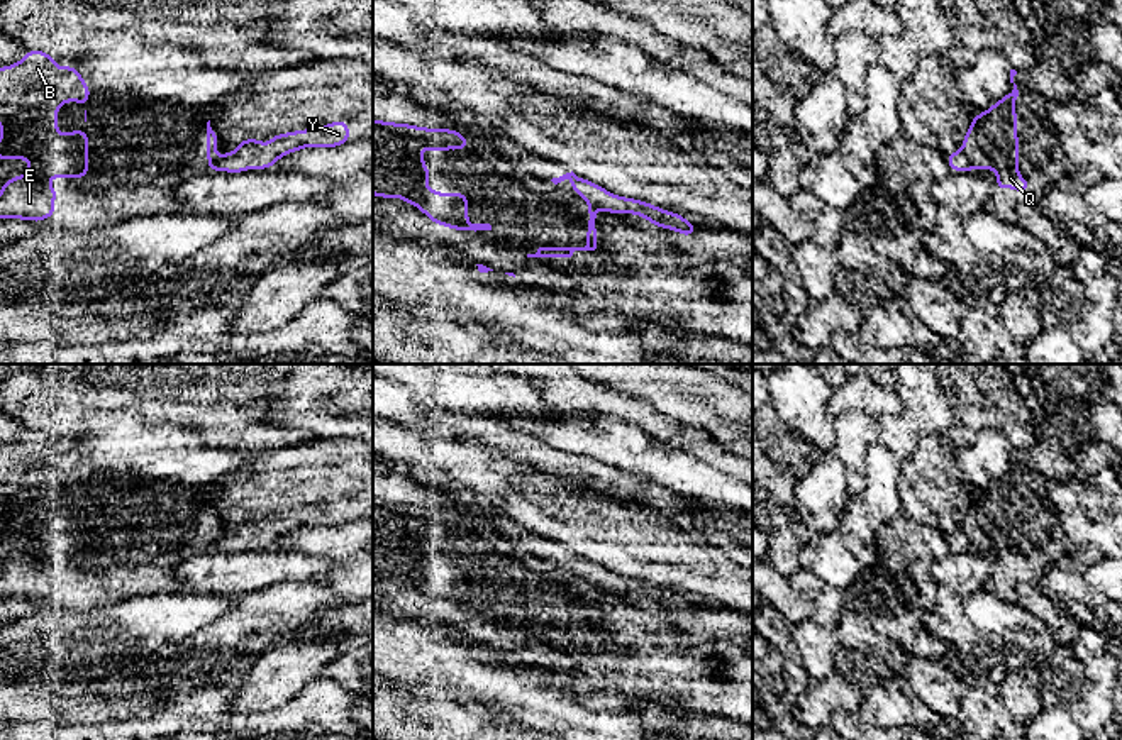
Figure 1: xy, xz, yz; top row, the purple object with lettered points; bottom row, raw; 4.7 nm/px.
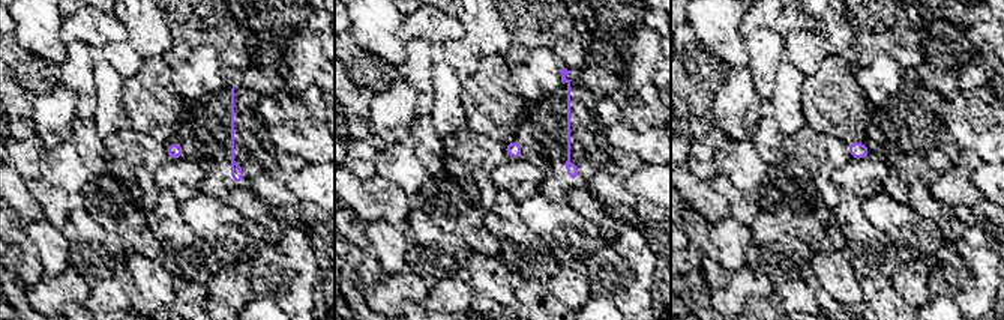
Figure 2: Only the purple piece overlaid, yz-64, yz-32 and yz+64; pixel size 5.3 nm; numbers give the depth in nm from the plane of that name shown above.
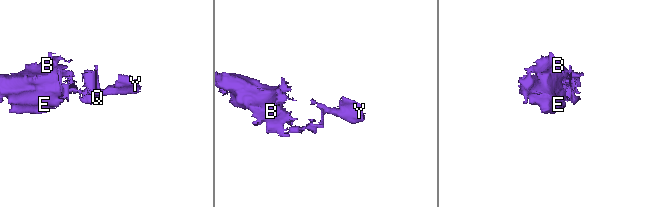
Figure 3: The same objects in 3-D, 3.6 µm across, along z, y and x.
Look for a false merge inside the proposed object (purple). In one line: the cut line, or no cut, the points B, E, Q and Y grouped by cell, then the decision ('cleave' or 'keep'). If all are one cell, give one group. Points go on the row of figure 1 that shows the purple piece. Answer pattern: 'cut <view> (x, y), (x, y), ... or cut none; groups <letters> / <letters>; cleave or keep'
cut yz (961, 151), (972, 168); groups B E Q / Y; cleave

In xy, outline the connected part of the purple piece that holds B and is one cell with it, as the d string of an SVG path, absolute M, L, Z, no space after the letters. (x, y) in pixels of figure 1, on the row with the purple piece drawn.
M27 49L27 56L10 66L0 68L0 159L27 159L29 173L3 181L0 191L0 218L20 218L42 222L54 215L54 198L58 190L47 185L49 178L86 178L88 176L88 132L69 130L63 137L58 130L58 110L63 103L78 102L88 107L92 90L75 66L58 68L54 56Z

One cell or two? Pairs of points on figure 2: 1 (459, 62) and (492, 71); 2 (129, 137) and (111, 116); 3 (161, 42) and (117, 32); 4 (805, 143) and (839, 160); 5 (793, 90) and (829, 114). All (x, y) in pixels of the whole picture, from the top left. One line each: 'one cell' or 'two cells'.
1: two cells
2: two cells
3: two cells
4: one cell
5: two cells

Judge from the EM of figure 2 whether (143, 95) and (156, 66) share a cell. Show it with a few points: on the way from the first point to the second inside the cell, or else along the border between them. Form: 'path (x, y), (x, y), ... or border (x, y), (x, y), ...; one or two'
path (150, 87), (152, 74); one

